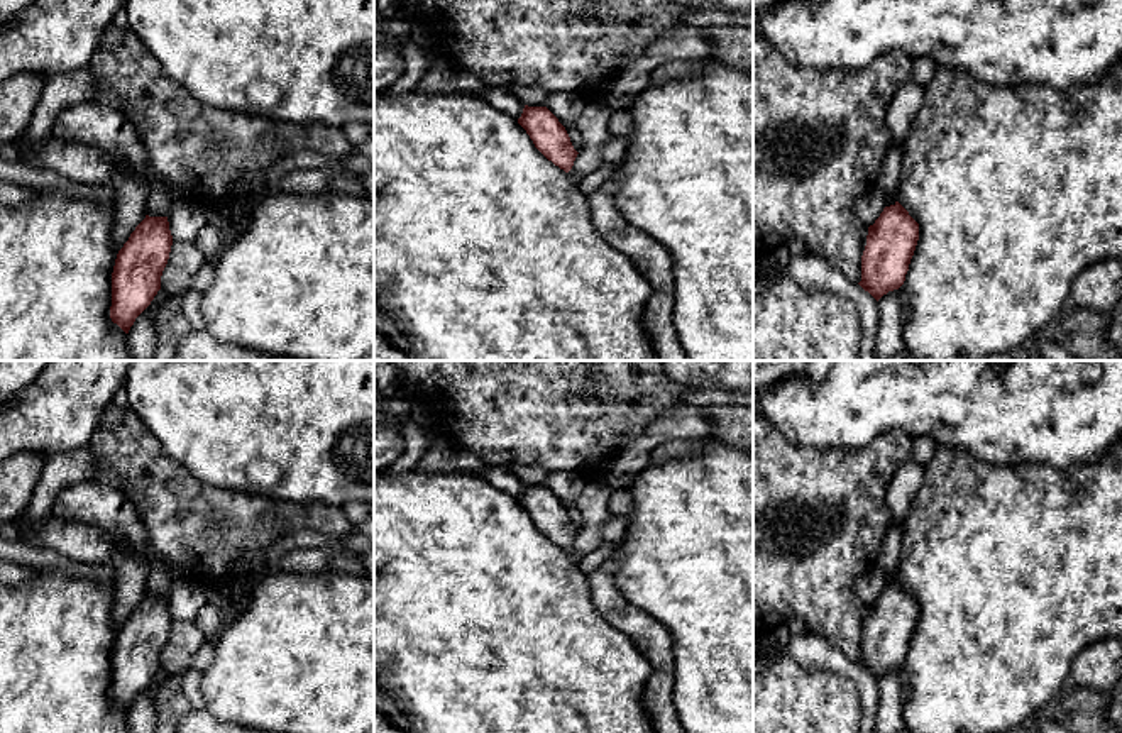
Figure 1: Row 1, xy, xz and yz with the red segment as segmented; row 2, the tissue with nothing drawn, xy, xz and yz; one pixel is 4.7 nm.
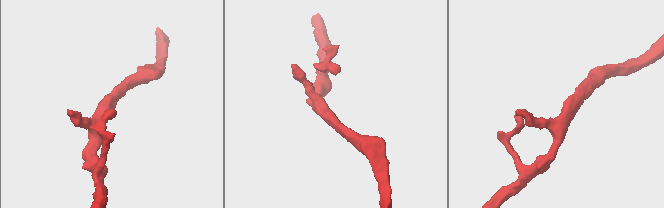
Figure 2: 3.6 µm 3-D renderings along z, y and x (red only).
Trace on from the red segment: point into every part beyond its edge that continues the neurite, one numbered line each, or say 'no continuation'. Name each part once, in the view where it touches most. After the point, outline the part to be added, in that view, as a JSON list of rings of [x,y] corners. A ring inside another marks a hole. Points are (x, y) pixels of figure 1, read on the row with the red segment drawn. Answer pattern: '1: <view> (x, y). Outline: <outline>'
no continuation

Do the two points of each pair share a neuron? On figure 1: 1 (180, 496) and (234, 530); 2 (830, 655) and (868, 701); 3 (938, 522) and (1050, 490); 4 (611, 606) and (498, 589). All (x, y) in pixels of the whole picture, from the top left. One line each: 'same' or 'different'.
1: same
2: same
3: same
4: different

